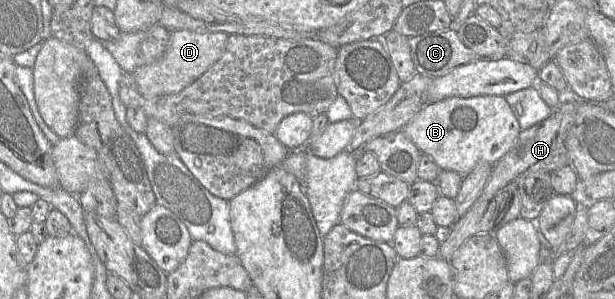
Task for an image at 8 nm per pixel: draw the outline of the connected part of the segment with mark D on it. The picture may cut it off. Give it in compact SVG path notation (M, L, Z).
M176 29L170 31L163 56L152 64L138 68L133 76L138 92L146 99L178 93L197 80L224 54L229 34L201 30Z

